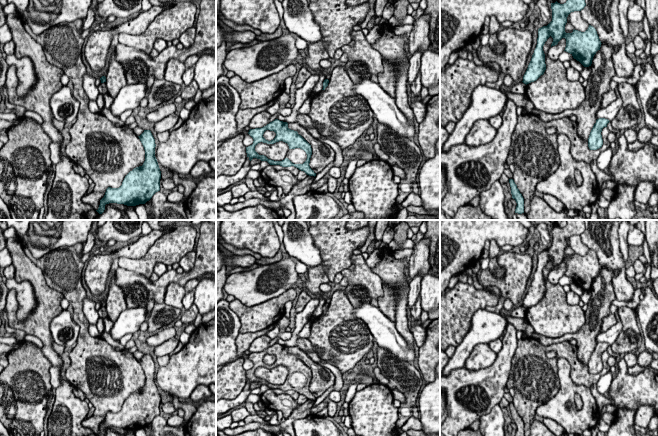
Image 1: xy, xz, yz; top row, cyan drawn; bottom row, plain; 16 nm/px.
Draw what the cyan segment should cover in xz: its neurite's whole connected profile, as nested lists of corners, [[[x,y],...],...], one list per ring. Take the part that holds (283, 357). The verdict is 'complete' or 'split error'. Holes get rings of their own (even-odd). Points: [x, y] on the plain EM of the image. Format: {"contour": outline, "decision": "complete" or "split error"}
{"contour": [[[275,343],[266,350],[262,352],[250,353],[248,358],[253,362],[253,368],[246,371],[247,381],[251,385],[253,382],[260,383],[261,385],[267,385],[270,389],[280,389],[282,391],[291,391],[294,390],[301,395],[304,395],[309,400],[316,400],[316,397],[310,392],[310,382],[312,379],[311,369],[298,358],[297,355],[291,354],[288,352],[288,347]],[[266,354],[274,355],[276,360],[273,364],[268,365],[263,361],[263,358]],[[283,365],[288,368],[289,373],[300,372],[304,374],[307,378],[307,383],[303,388],[294,388],[288,382],[285,382],[282,385],[274,385],[268,383],[264,379],[259,379],[255,375],[255,370],[260,367],[274,368],[276,366]]], "decision": "complete"}

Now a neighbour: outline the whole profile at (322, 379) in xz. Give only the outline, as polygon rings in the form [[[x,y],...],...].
[[[296,346],[288,347],[288,352],[297,355],[298,358],[301,359],[311,369],[312,379],[309,390],[314,397],[320,397],[327,389],[334,385],[336,378],[330,369],[319,365],[317,362],[314,362],[306,354],[306,352],[300,350]]]

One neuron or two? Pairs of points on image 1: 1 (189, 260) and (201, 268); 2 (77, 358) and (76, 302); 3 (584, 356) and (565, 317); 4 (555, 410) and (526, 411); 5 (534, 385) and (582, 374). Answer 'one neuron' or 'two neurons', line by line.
1: two neurons
2: one neuron
3: two neurons
4: two neurons
5: one neuron

